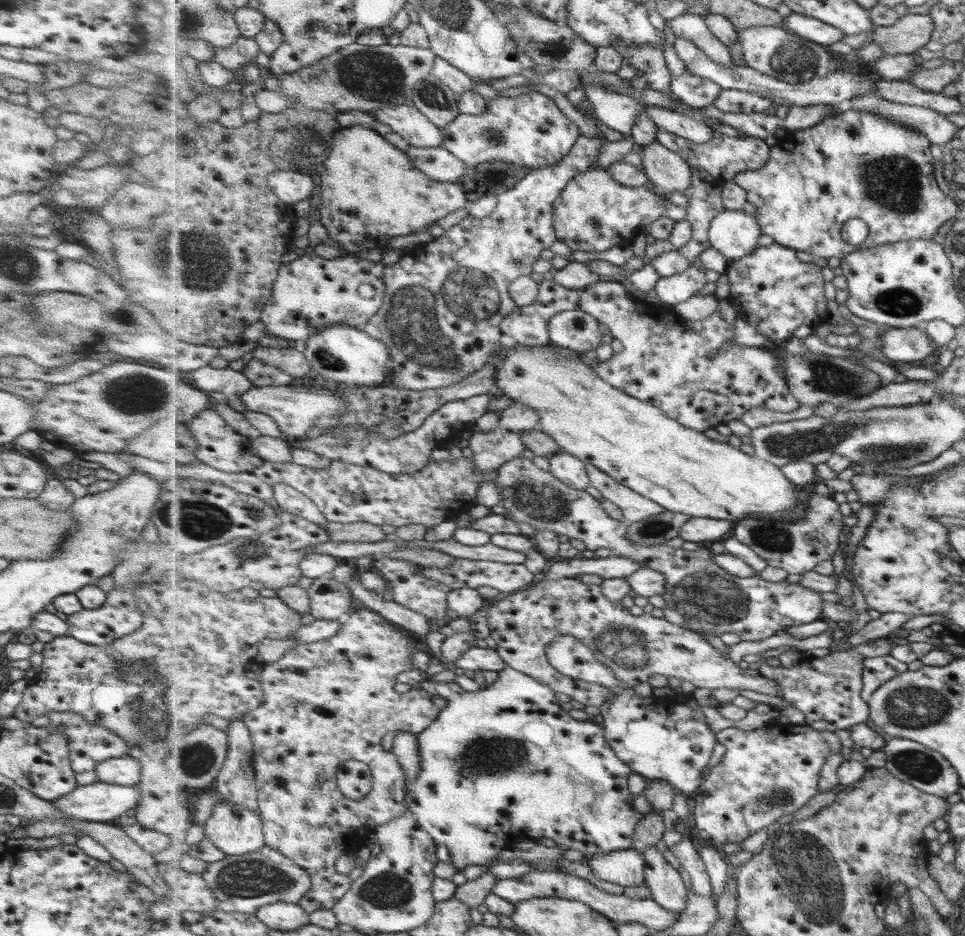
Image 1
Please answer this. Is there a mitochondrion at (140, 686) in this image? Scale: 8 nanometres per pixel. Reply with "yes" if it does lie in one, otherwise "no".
yes

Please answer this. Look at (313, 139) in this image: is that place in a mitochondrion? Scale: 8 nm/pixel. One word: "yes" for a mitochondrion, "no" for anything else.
yes

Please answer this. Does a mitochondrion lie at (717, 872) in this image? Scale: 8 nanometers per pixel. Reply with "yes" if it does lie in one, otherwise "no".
no

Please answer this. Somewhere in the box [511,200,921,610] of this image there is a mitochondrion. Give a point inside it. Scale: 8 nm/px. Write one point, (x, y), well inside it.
(834, 378)

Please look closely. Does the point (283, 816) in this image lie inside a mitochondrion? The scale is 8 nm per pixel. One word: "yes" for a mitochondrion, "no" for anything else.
no

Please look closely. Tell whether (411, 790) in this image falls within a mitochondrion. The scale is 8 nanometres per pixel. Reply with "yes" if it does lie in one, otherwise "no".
no

